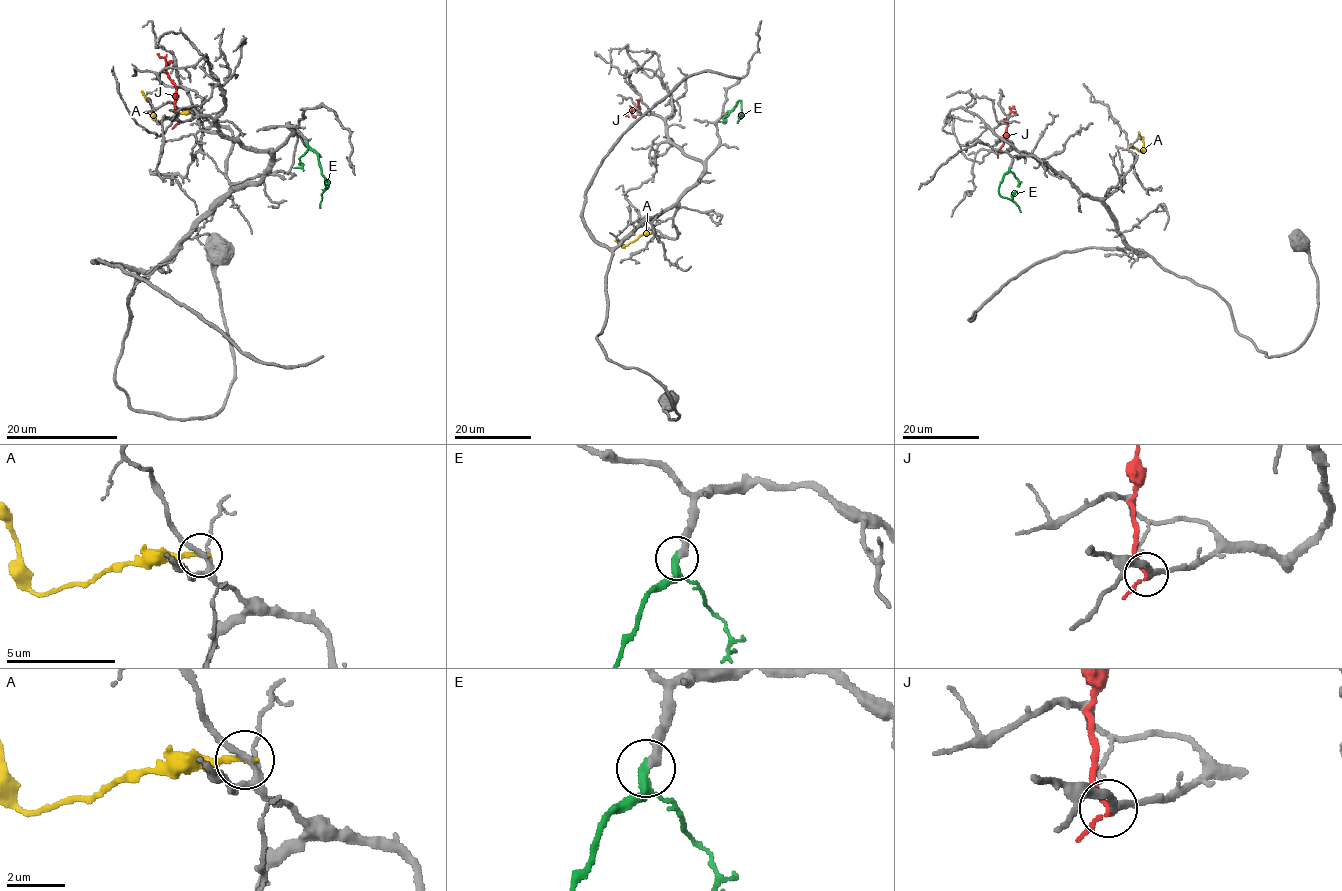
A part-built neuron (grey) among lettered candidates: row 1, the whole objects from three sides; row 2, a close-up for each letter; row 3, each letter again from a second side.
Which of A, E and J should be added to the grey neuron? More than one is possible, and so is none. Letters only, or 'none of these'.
E

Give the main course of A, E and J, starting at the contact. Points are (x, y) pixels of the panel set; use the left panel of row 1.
A: (199, 111), (177, 113), (157, 121), (150, 101), (142, 90)
E: (307, 143), (318, 157), (325, 185), (320, 208)
J: (178, 122), (176, 86), (166, 71), (163, 58), (159, 57), (162, 58)

